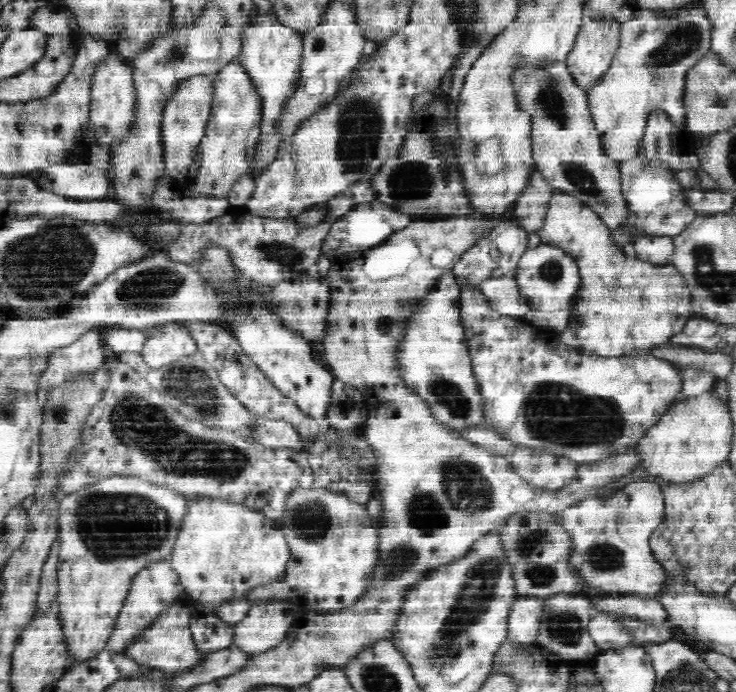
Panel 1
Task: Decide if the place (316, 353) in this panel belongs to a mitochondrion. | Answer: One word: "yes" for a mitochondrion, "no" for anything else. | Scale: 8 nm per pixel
no

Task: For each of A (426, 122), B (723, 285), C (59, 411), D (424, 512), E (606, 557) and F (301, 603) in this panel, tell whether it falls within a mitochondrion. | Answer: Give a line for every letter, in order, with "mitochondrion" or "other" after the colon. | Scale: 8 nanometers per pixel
A: other
B: mitochondrion
C: mitochondrion
D: mitochondrion
E: mitochondrion
F: other

